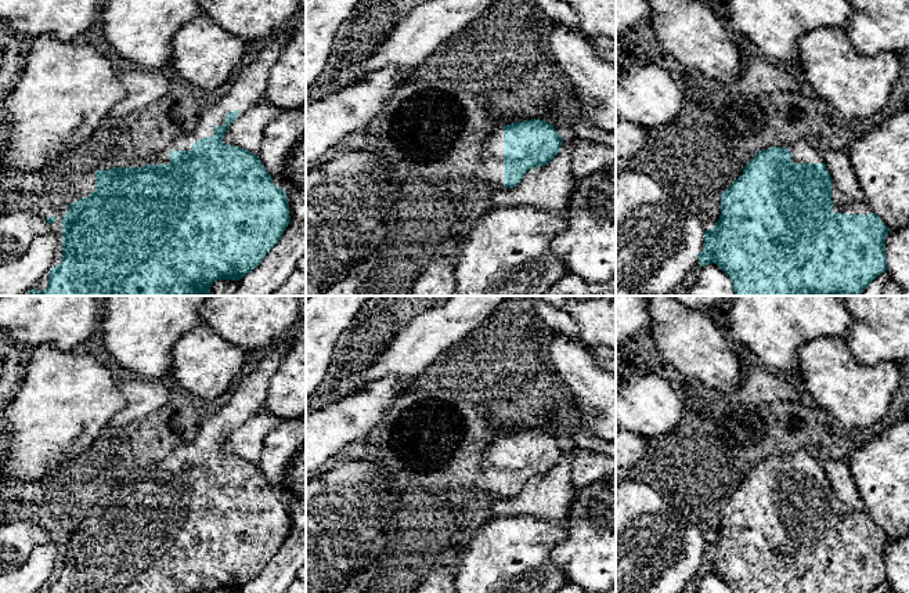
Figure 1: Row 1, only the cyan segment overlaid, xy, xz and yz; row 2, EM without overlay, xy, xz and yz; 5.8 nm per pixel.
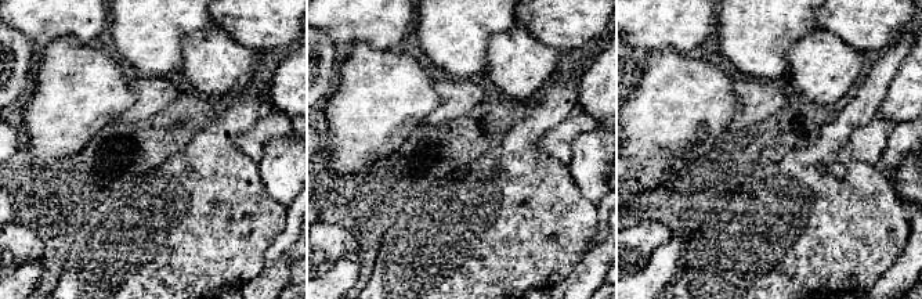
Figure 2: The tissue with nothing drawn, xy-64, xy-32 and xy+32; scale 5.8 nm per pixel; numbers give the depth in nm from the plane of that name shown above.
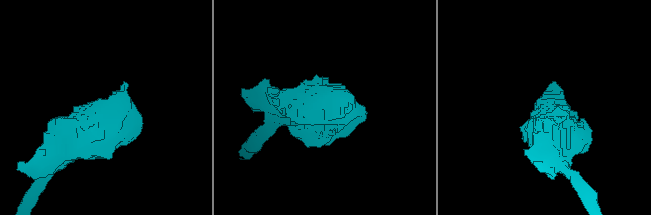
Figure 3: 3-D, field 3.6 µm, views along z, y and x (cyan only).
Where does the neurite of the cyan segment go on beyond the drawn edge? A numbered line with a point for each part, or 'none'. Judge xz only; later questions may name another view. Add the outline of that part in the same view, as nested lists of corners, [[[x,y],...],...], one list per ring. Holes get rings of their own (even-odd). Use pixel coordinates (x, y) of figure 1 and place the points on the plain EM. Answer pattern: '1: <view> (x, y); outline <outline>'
1: xz (490, 478); outline [[[497,437],[484,451],[475,485],[495,499],[504,499],[504,437]]]

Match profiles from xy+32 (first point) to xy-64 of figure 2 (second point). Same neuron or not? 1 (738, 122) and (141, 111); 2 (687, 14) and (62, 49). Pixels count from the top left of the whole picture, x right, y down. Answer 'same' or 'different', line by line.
1: same
2: different

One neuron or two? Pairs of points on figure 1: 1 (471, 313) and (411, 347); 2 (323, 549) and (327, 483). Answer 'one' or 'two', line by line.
1: one
2: one

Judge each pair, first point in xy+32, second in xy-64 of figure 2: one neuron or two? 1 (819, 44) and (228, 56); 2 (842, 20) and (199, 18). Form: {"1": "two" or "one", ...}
{"1": "one", "2": "two"}

